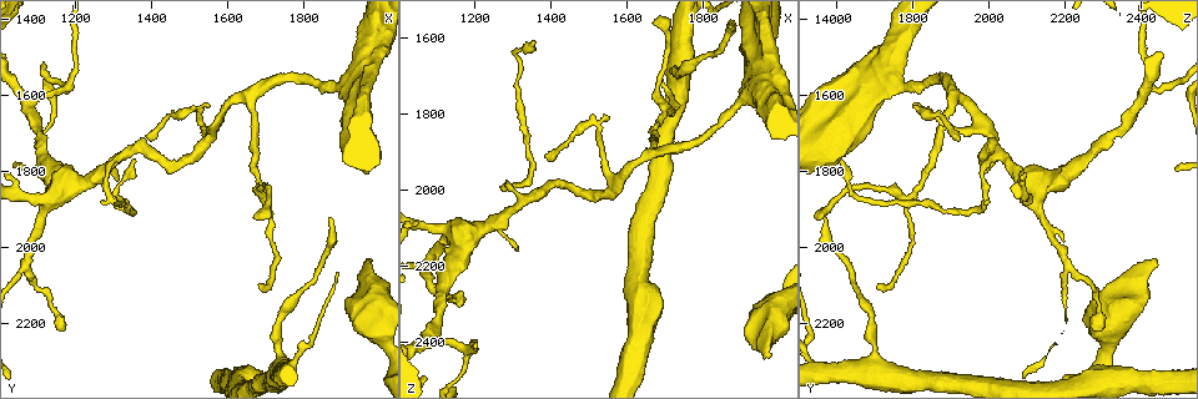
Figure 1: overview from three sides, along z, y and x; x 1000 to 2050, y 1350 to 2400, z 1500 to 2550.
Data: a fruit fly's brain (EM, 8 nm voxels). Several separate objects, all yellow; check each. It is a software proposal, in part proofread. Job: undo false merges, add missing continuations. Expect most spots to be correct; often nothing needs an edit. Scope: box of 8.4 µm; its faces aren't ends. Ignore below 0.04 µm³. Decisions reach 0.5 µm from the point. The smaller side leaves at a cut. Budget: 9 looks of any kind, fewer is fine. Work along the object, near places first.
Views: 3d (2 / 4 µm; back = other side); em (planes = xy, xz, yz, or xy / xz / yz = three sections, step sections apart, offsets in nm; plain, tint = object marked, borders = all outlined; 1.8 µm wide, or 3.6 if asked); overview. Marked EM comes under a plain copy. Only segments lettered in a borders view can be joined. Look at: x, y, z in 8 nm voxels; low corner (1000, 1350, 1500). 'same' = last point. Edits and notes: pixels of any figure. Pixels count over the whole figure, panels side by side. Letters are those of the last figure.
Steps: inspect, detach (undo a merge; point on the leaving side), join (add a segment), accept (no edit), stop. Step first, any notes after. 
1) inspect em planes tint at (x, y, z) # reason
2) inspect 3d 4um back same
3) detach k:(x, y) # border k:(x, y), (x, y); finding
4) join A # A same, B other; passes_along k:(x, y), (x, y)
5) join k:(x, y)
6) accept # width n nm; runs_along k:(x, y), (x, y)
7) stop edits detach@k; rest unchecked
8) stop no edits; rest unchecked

inspect em planes tint at (1925, 1580, 1720)

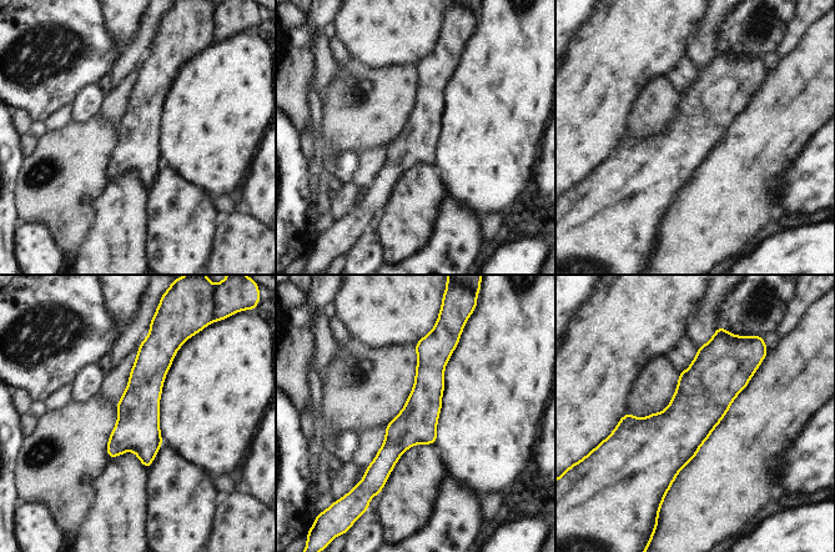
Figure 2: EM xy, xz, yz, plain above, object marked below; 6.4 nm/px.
inspect em planes borders same # see the neighbours

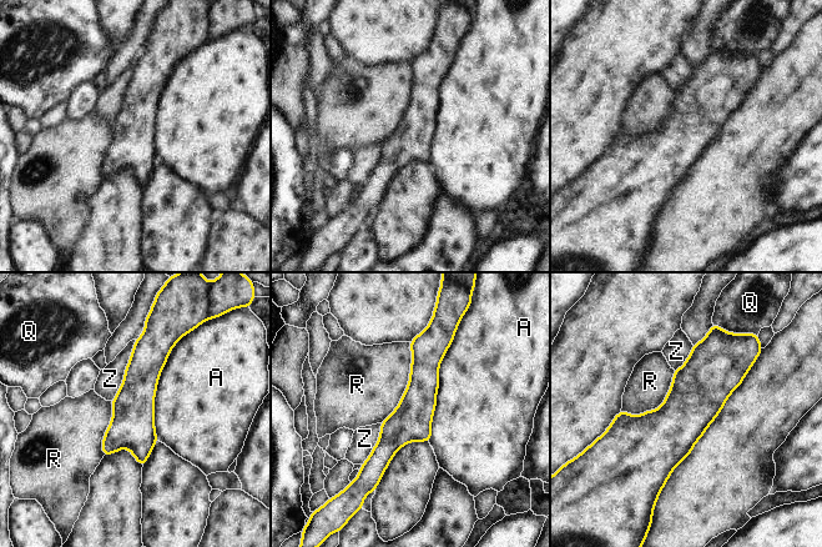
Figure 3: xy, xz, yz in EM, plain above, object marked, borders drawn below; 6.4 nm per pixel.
accept # A other, Q other, R other, Z other; all the same neuron

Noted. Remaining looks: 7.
inspect em planes tint at (1665, 1600, 1900) # side arm on a straight run

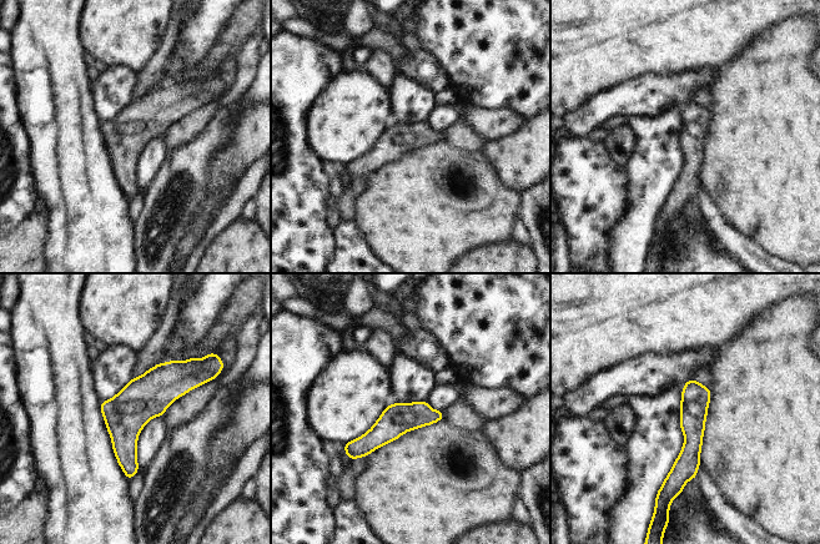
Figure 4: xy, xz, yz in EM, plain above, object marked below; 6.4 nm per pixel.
inspect em planes borders same

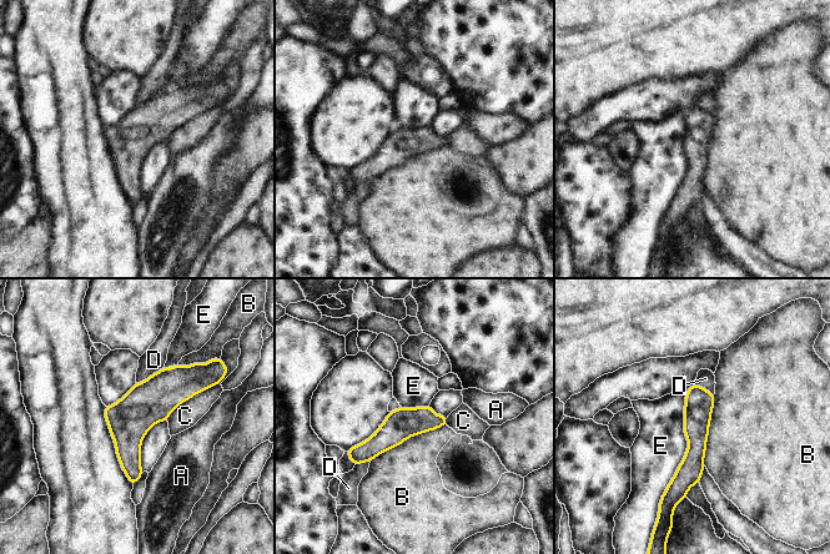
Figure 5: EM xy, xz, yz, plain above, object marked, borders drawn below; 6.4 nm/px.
accept # A other, B other, C other, D other, E other; border 5:(687, 392), (688, 448), (660, 498); one neuron here

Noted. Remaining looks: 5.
inspect em xy step 4 tint at (1180, 1580, 2435) # a fork

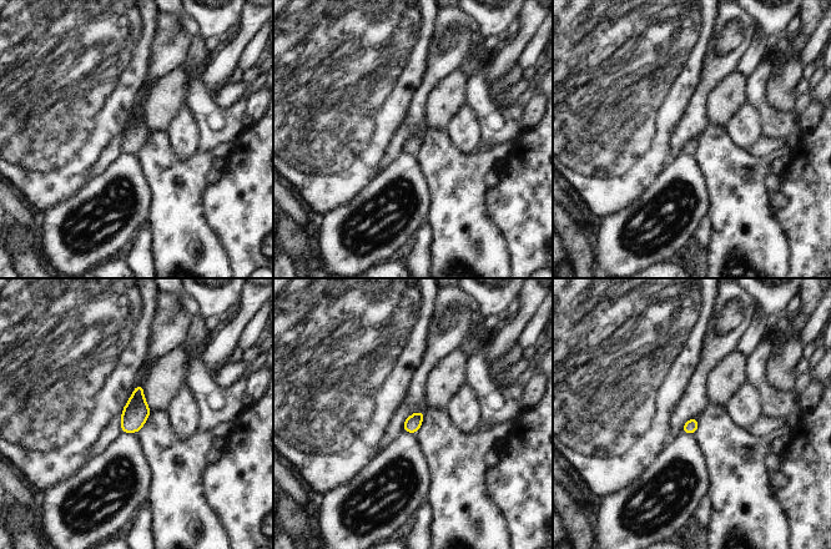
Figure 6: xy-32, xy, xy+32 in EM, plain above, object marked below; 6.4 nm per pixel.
inspect em planes borders same # cut it another way

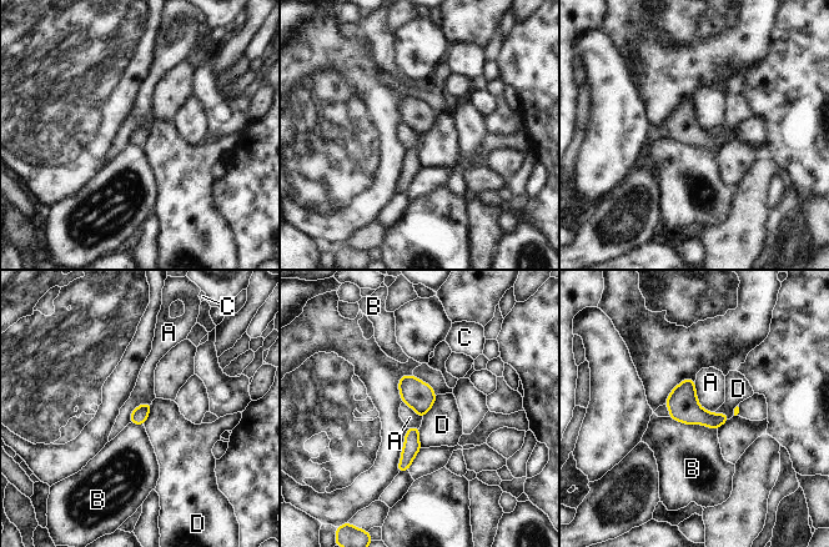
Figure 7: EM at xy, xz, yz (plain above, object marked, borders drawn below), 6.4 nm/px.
accept # A other, B other, C other, D other; border 7:(694, 382), (697, 402), (712, 413); one neuron here

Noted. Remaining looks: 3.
inspect em planes borders at (1960, 2025, 2425) # thick end

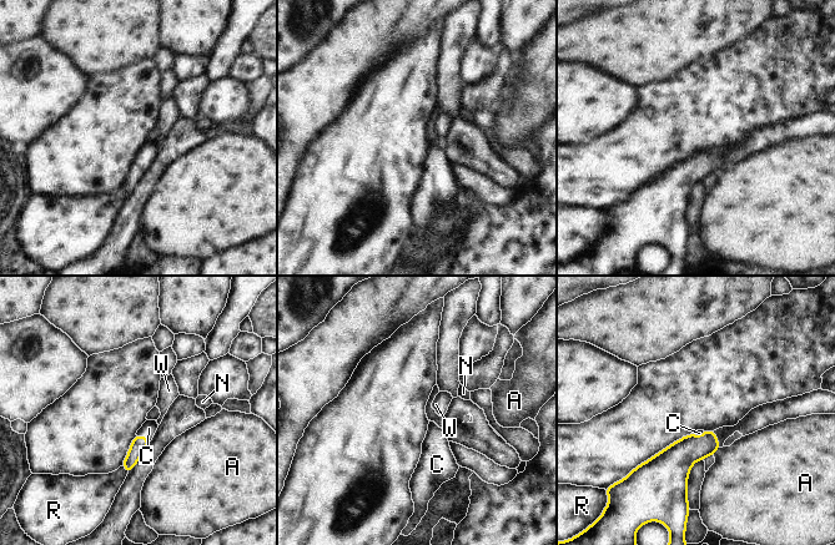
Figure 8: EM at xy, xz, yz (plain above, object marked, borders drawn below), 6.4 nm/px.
join C # A other, C same, N other, R other, W other; passes_along 8:(682, 454), (717, 439), (750, 423); it goes on there

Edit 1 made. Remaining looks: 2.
stop edits join@8; rest unchecked

